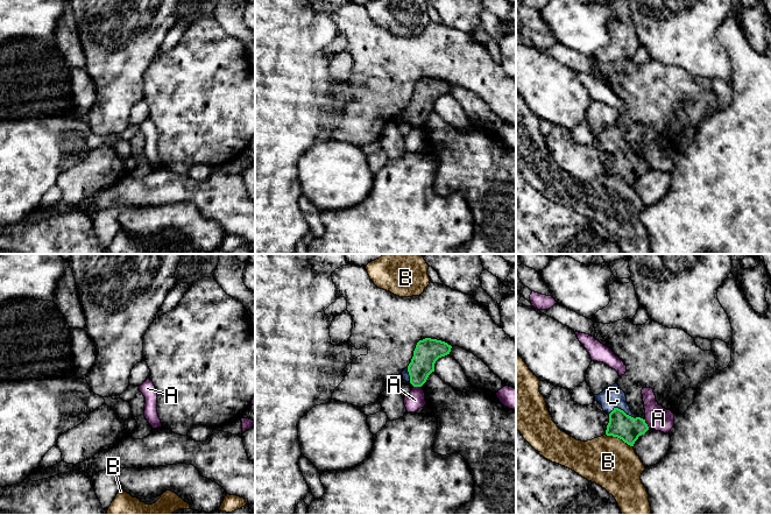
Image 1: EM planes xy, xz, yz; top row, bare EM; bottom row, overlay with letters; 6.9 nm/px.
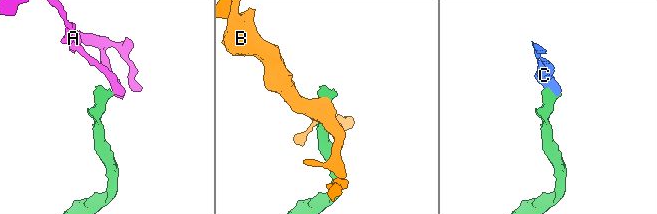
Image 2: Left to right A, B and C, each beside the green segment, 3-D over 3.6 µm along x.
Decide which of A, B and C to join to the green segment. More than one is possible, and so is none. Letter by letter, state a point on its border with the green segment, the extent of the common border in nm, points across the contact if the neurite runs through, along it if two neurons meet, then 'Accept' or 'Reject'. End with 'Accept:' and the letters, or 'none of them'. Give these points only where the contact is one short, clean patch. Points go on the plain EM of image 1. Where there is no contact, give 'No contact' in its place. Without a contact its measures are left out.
A: Touches green at yz (645, 162). Shared border 80 nm. Boundary: yz (644, 157), (649, 167). Reject
B: Touches green at yz (620, 177). Shared border 220 nm. Reject
C: Touches green at yz (622, 149). Shared border 200 nm. Path across: yz (628, 168), (622, 161), (622, 149), (614, 141), (613, 135). Accept
Accept: C

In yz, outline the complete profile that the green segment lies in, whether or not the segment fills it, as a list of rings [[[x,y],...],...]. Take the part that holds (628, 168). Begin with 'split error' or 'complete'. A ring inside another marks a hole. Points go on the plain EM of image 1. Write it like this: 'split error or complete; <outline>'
split error; [[[617,122],[609,125],[599,134],[594,134],[603,150],[609,154],[606,174],[622,178],[634,185],[639,175],[644,174],[649,165],[645,158],[632,153],[627,142],[625,132]]]

